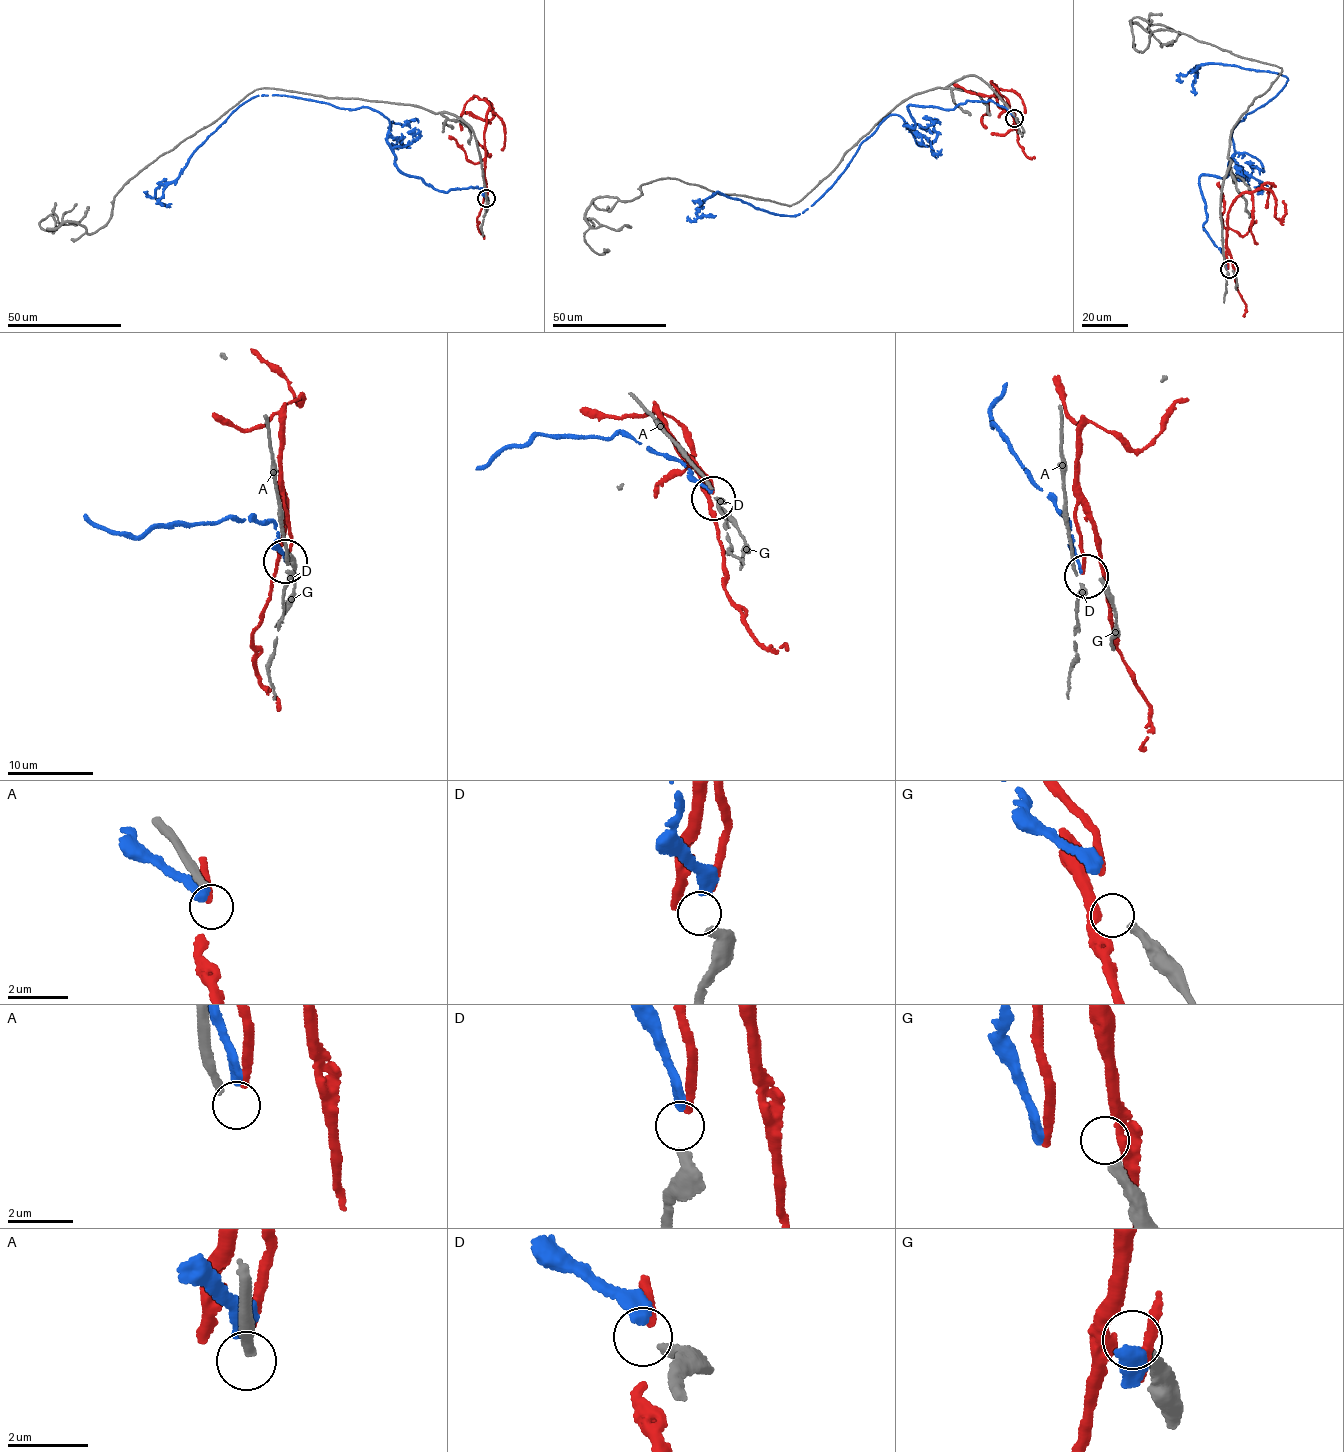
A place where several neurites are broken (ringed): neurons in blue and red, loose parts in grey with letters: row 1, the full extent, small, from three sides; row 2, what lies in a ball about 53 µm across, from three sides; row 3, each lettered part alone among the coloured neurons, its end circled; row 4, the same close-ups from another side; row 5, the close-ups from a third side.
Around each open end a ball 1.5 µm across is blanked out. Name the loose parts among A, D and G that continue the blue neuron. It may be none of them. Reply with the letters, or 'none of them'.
D

